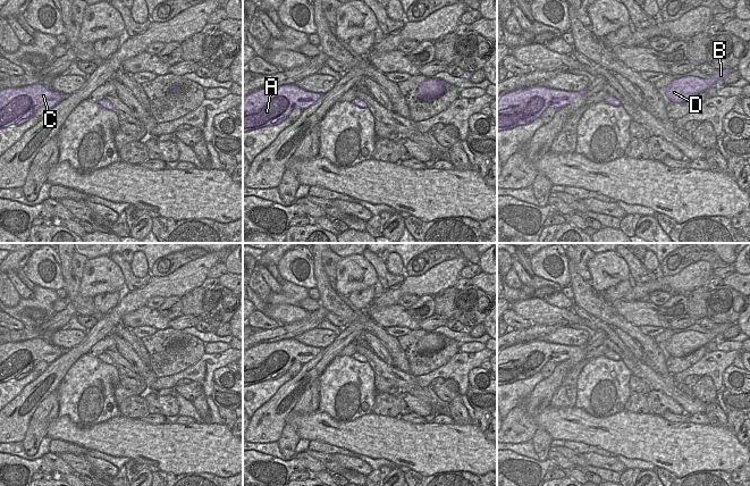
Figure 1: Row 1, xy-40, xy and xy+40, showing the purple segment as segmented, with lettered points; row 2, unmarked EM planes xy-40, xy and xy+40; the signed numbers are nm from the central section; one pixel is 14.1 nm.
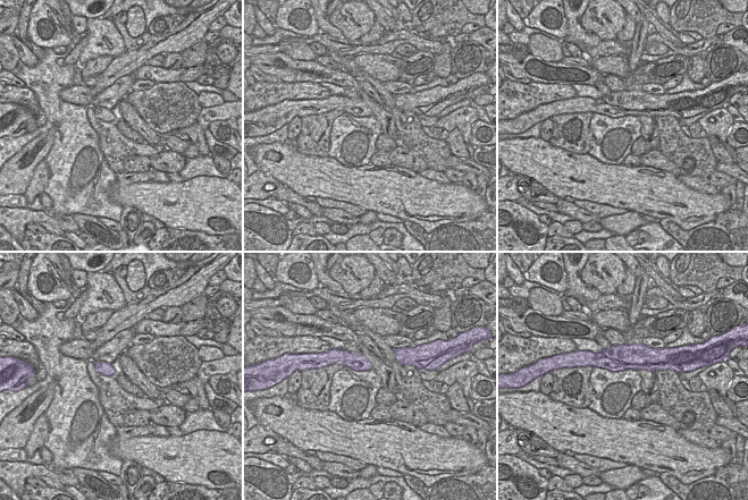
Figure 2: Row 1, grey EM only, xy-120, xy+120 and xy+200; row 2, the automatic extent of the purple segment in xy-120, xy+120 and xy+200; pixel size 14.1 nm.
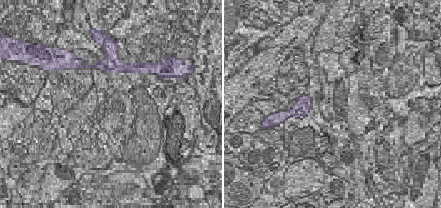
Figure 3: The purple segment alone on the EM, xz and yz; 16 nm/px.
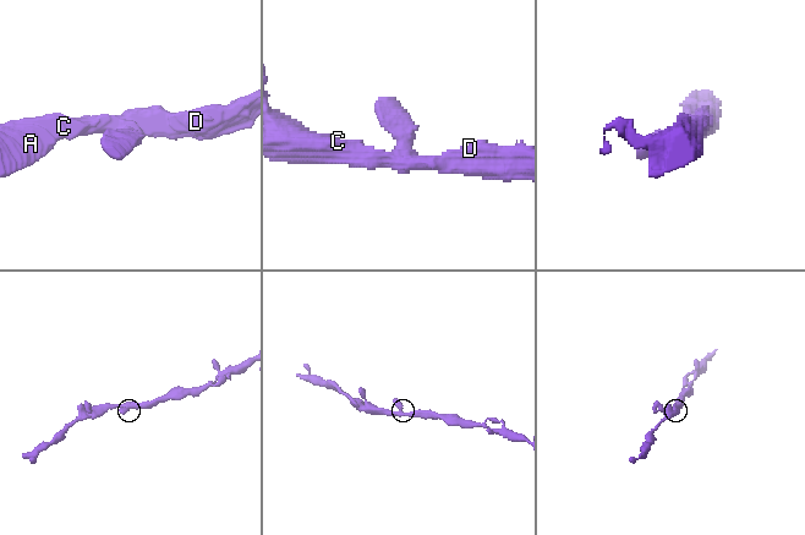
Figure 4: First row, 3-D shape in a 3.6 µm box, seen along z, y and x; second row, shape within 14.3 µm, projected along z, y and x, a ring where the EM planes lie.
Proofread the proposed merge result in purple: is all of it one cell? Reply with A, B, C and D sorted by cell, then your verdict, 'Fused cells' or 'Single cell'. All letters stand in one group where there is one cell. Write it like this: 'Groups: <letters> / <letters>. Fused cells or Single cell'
Groups: A B C D. Single cell.

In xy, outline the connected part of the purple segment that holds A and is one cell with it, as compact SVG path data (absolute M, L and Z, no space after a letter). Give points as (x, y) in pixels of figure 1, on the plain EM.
M295 338L261 343L243 351L243 387L285 375L294 362L314 359L320 347L305 345Z

